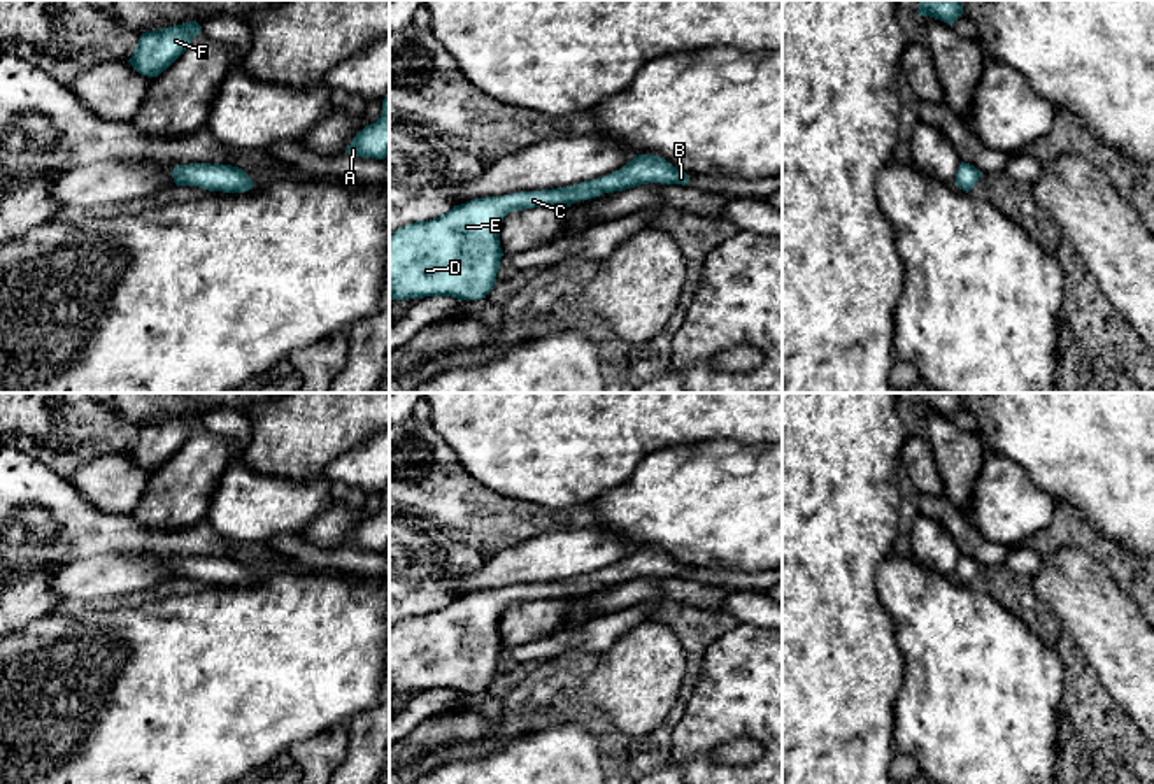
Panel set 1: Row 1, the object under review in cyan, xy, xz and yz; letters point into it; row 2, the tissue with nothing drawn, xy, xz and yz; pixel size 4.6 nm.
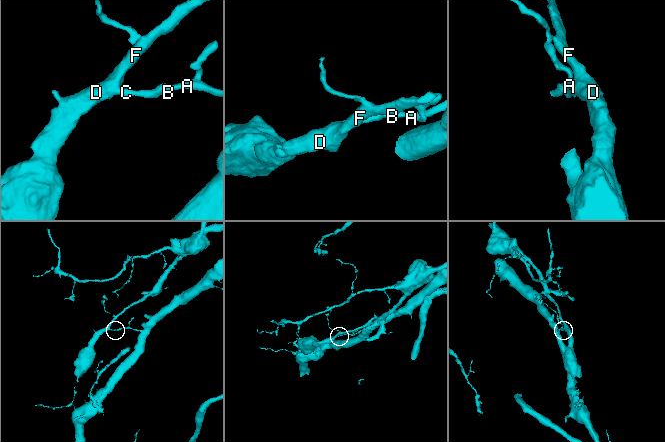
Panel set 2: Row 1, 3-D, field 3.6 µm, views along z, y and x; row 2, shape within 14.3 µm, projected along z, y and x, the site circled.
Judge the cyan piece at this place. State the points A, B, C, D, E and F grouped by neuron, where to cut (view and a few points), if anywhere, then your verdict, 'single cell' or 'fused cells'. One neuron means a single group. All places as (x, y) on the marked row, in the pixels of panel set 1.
A B / C D E F | xy (211, 165), (199, 186) | fused cells

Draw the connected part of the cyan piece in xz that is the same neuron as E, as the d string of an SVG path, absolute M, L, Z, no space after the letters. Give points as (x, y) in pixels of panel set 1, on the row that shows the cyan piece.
M596 177L593 181L584 181L566 188L475 198L467 203L454 205L449 212L437 219L416 221L398 228L389 235L389 298L486 298L496 284L496 274L503 256L498 235L502 221L509 212L547 205L570 207L575 202L591 200L603 195L602 184L602 177Z

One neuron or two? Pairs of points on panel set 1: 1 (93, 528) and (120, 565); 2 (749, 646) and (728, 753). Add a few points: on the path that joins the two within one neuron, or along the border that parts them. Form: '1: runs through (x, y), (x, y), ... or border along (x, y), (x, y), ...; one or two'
1: border along (149, 551), (106, 551), (69, 562); two
2: border along (763, 749), (753, 762), (712, 762), (705, 755); two

